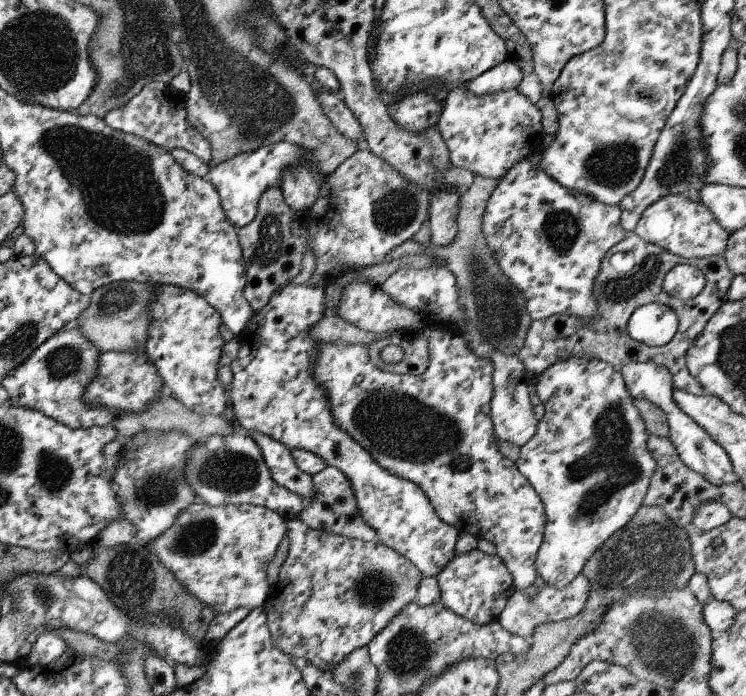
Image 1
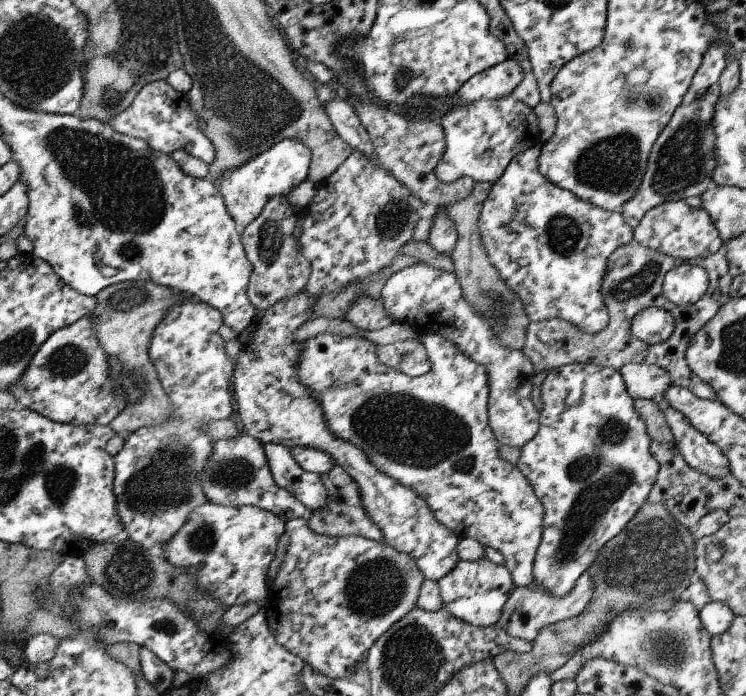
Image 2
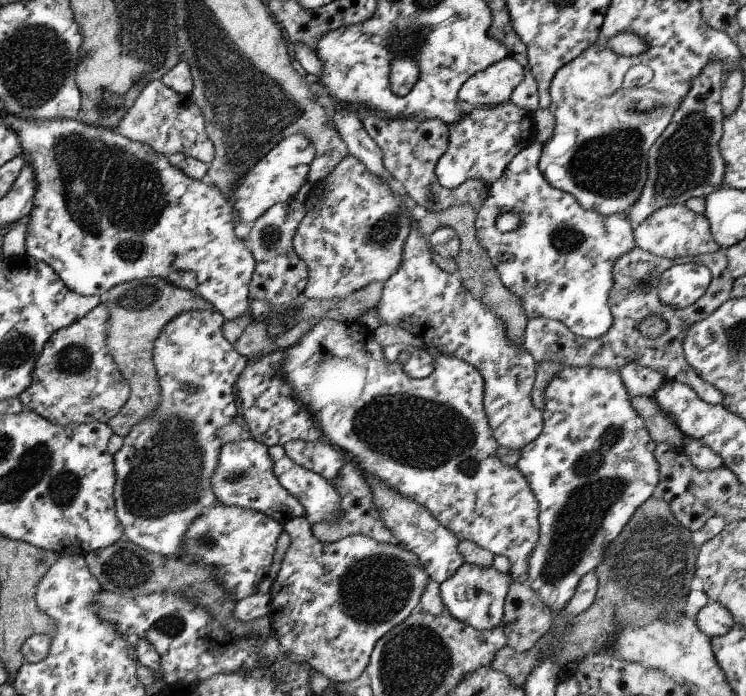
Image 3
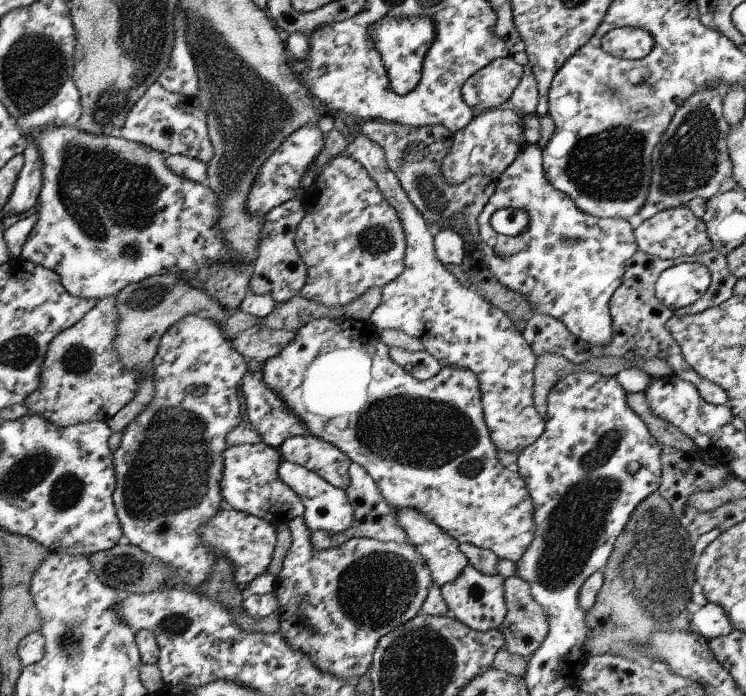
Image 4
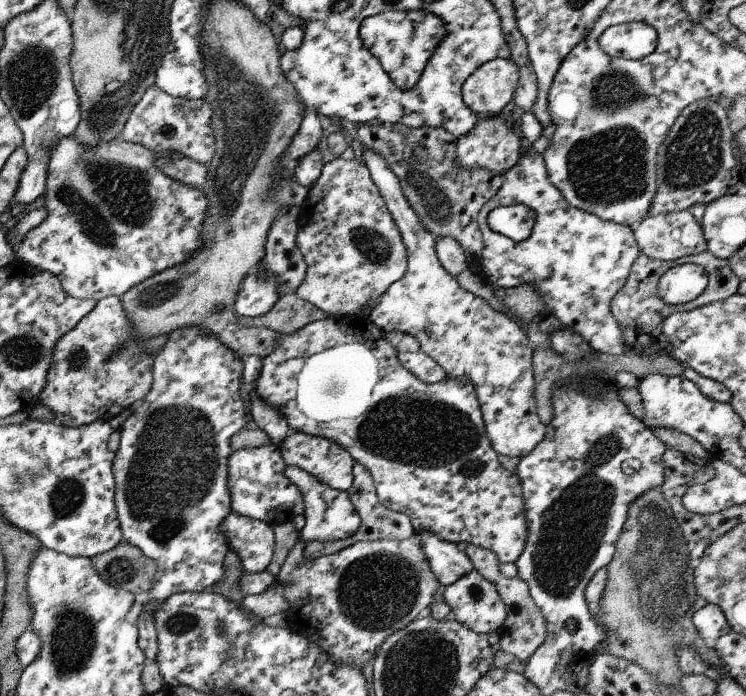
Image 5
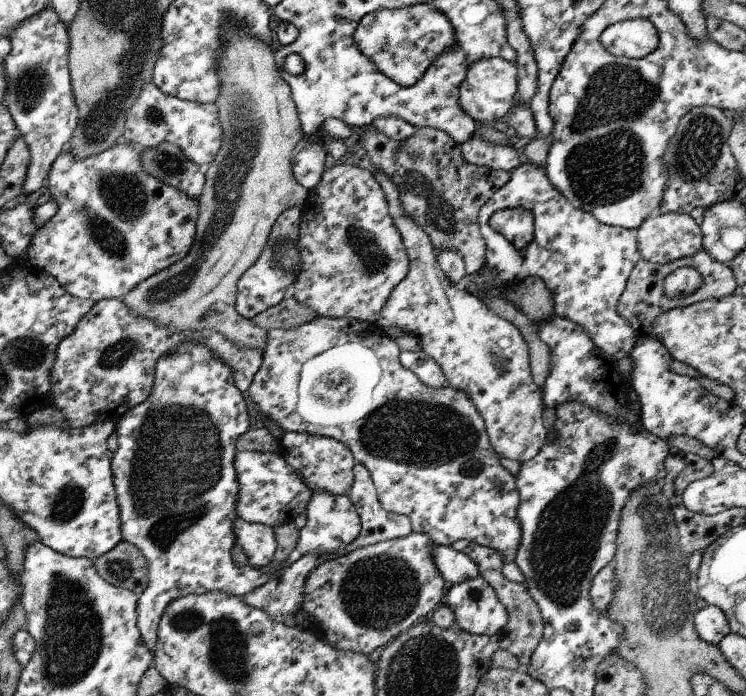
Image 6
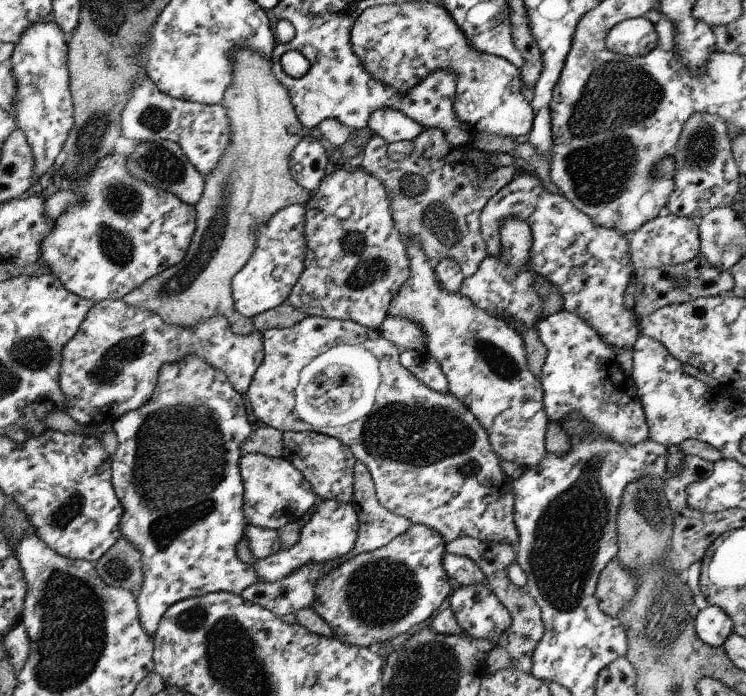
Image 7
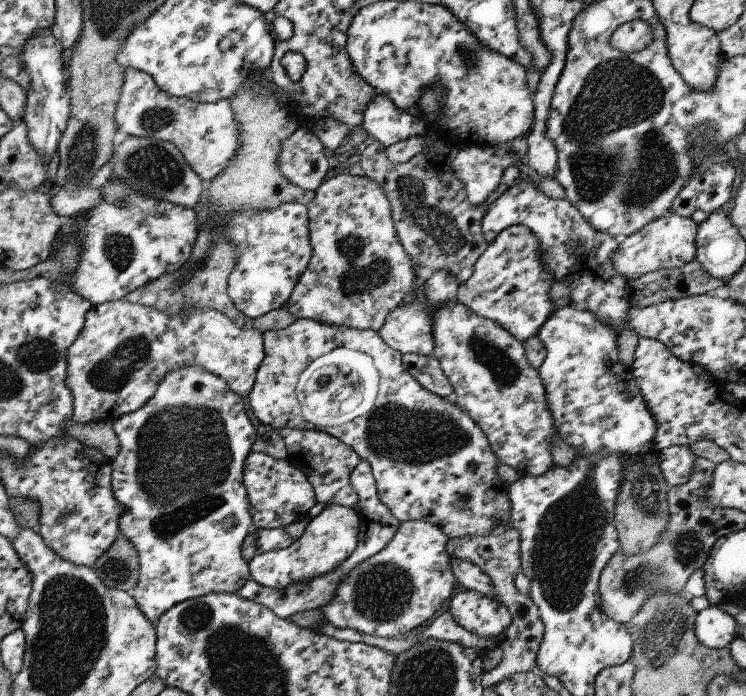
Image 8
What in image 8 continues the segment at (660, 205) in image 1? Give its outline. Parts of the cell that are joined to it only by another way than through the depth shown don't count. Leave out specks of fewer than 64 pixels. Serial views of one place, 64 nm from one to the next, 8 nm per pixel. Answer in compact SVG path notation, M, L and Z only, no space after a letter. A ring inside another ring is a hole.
M674 213L664 214L644 226L642 230L621 239L620 246L610 256L612 268L628 282L662 268L682 268L696 259L697 230L698 224L692 217L683 217Z

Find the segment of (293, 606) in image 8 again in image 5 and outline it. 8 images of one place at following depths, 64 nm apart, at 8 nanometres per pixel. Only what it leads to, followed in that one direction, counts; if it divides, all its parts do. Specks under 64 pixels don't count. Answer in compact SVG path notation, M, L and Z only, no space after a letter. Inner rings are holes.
M355 462L352 472L353 483L347 491L356 512L360 515L360 527L352 536L348 536L348 538L342 540L336 540L335 542L318 542L318 540L314 540L314 542L308 542L304 549L304 554L306 554L304 558L306 558L306 560L314 560L314 558L318 558L318 556L340 552L342 548L348 548L348 546L352 546L354 542L379 541L382 539L401 541L415 534L415 530L411 525L411 518L408 518L408 516L400 512L389 510L378 500L376 484L374 484L371 472L367 468ZM276 579L266 592L255 595L245 595L243 598L243 607L253 612L261 619L266 616L274 616L279 612L285 612L288 608L288 600L282 594L282 583Z

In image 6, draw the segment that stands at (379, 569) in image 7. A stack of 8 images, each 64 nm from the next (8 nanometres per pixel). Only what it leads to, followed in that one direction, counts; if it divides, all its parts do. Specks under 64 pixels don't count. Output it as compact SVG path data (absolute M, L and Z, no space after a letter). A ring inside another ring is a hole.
M412 531L412 534L404 538L356 548L346 556L337 555L336 558L330 558L318 564L304 582L304 602L300 604L300 608L293 613L293 616L300 610L304 610L314 620L314 624L308 624L308 628L305 628L308 632L332 644L336 650L370 656L376 648L384 646L399 633L412 628L416 622L424 619L426 614L430 614L443 603L449 586L434 564L434 558L432 558L434 544L435 542L432 542L428 534Z

